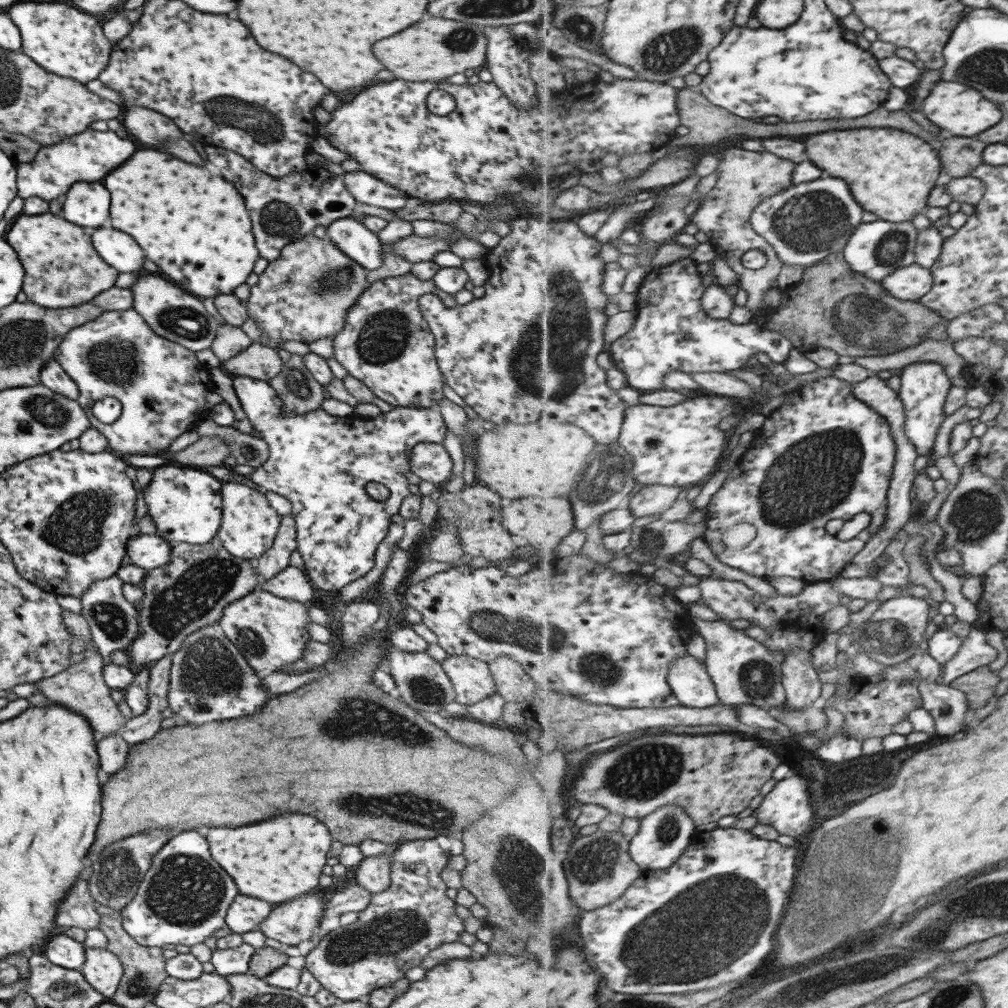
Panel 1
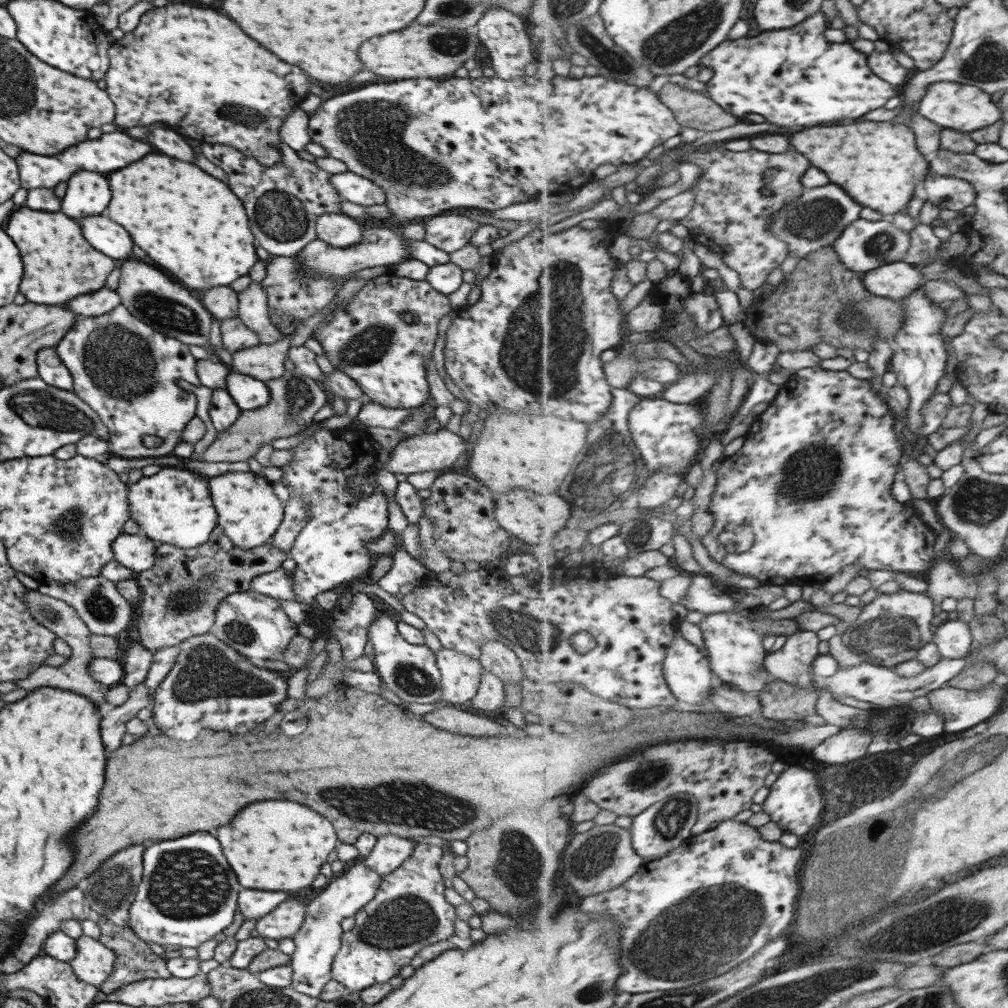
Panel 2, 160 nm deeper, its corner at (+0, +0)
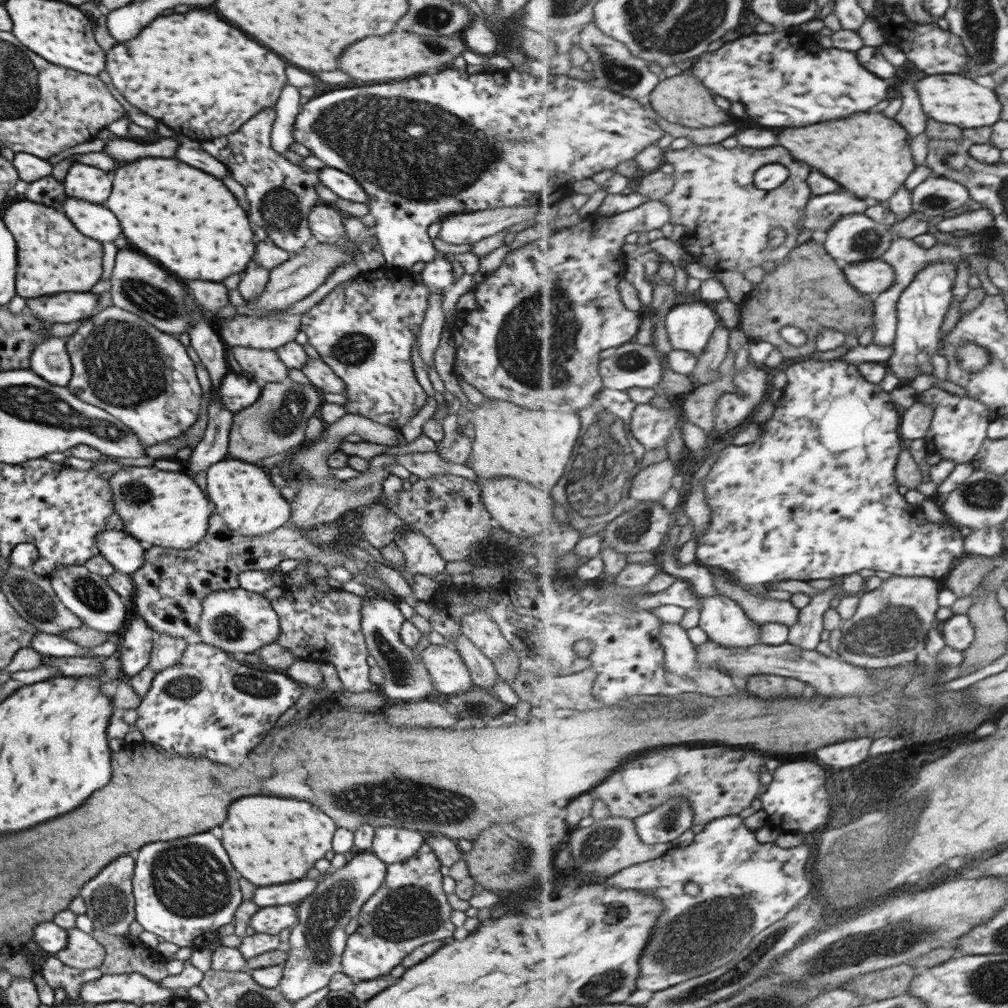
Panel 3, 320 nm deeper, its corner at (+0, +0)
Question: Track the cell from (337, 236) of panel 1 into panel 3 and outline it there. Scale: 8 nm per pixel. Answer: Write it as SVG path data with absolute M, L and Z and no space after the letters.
M328 204L313 205L307 213L308 229L313 242L333 244L344 235L343 213Z

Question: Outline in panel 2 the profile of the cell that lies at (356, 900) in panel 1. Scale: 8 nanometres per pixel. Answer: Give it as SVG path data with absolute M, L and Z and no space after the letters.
M365 863L352 865L339 877L331 878L315 898L305 902L304 919L292 936L295 948L288 962L292 970L290 987L293 990L317 997L330 979L331 963L341 944L340 922L349 916L353 917L357 910L369 902L380 884L381 877L369 869Z

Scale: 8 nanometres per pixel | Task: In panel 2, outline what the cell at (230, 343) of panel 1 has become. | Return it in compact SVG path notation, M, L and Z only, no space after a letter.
M239 317L220 320L219 330L221 344L229 353L257 346L260 343L258 334L249 330Z

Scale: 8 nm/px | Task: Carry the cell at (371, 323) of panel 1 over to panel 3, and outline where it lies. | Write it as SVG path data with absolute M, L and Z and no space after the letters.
M387 266L380 267L373 271L366 271L348 279L347 281L337 284L328 294L321 300L313 304L300 314L300 328L306 336L307 343L312 346L320 359L333 371L335 376L341 379L345 386L345 394L341 395L339 399L345 413L358 414L363 418L368 418L373 422L383 424L385 426L392 426L393 429L400 430L407 421L417 414L417 411L425 404L426 394L423 390L423 384L418 382L414 375L414 370L411 362L412 344L419 334L421 321L424 317L424 310L428 303L428 294L431 293L431 288L418 282L414 282L409 272L406 269L389 268Z

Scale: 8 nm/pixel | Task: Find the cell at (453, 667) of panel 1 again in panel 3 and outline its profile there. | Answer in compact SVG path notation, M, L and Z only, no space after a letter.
M428 644L420 656L435 692L454 695L473 687L469 672L455 649Z

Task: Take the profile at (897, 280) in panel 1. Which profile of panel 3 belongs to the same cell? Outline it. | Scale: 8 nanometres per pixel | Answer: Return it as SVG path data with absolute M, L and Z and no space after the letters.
M883 260L849 264L843 268L848 283L866 295L880 295L894 283L895 269Z

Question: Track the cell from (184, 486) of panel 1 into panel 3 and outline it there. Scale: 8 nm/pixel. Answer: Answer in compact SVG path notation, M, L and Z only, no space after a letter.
M128 466L124 470L115 471L108 478L113 513L123 523L123 531L138 540L145 549L149 547L173 548L185 550L198 543L205 534L211 512L207 508L205 494L195 486L195 482L177 472L161 472L155 468L139 468Z

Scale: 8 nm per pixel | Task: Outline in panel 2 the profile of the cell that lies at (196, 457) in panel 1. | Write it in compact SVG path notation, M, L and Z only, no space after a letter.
M297 369L285 370L279 378L264 383L269 390L267 404L252 411L241 411L231 426L217 432L215 439L203 451L201 457L203 462L243 462L253 457L262 444L270 444L276 438L303 432L313 423L311 419L313 414L329 398L320 383Z

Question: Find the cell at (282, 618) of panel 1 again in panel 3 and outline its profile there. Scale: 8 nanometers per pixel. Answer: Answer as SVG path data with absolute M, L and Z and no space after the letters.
M237 587L217 589L201 602L201 614L197 622L196 641L209 644L235 657L251 654L266 644L275 643L279 636L279 622L271 602L263 596Z

